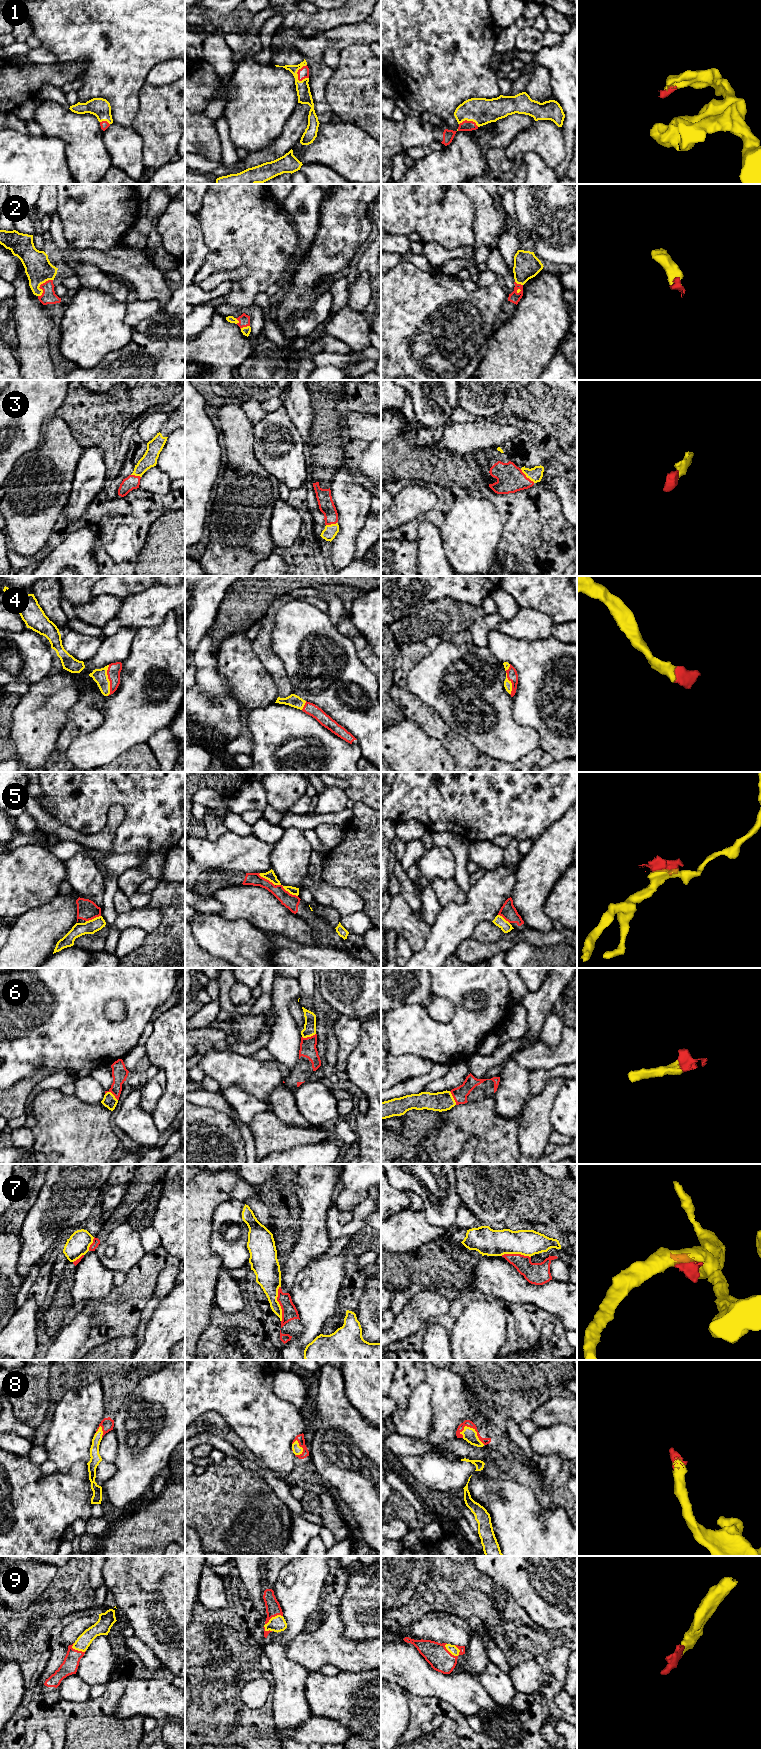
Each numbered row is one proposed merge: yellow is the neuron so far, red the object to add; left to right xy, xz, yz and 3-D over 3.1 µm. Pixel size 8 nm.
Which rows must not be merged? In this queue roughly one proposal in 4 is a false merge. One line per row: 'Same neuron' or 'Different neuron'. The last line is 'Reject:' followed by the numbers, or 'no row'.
1: Same neuron
2: Same neuron
3: Same neuron
4: Same neuron
5: Different neuron
6: Same neuron
7: Different neuron
8: Same neuron
9: Same neuron
Reject: 5, 7

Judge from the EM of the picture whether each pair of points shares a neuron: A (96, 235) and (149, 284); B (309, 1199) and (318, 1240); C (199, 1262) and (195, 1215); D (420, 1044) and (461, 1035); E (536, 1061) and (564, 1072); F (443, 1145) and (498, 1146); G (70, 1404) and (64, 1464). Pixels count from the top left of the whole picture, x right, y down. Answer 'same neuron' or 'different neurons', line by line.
A: different neurons
B: same neuron
C: same neuron
D: same neuron
E: different neurons
F: same neuron
G: same neuron

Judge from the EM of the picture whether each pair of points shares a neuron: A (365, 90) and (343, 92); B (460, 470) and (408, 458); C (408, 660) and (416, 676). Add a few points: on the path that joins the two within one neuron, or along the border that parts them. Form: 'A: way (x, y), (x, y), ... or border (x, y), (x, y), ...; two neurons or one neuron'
A: way (360, 92), (348, 92); one neuron
B: way (447, 463), (421, 463); one neuron
C: border (421, 658), (407, 674); two neurons

